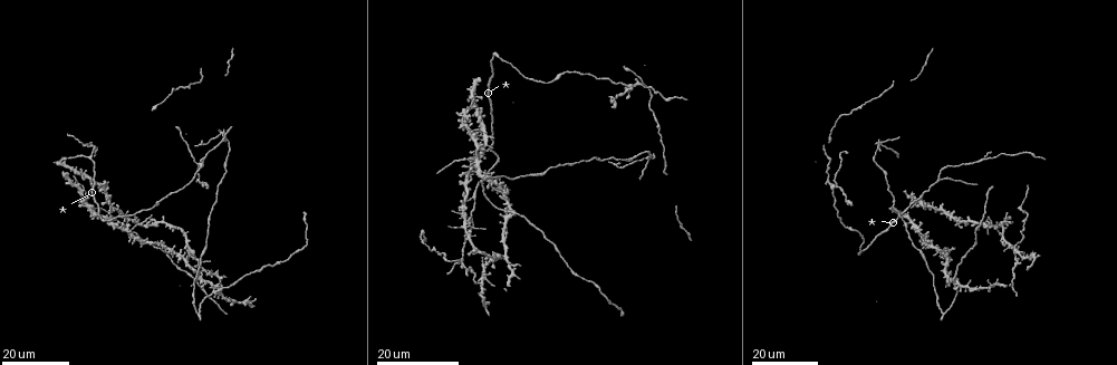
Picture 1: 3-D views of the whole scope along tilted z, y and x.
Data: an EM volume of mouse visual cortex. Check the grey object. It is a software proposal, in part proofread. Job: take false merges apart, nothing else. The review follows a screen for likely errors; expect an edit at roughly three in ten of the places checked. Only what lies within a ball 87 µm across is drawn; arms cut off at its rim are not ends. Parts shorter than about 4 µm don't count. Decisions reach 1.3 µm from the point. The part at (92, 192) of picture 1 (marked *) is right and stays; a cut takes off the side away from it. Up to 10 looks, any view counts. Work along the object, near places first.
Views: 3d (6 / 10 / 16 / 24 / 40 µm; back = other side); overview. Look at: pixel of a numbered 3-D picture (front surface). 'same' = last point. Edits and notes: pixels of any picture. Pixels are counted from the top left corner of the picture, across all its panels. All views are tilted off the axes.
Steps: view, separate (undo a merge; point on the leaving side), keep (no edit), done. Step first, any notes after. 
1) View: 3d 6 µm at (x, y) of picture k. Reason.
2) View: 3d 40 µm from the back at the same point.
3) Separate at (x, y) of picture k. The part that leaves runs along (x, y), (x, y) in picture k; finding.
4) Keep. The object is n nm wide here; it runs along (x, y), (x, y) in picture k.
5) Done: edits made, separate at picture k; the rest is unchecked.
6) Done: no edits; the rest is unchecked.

View: 3d 16 µm at (979, 161) of picture 1. Arms part here.

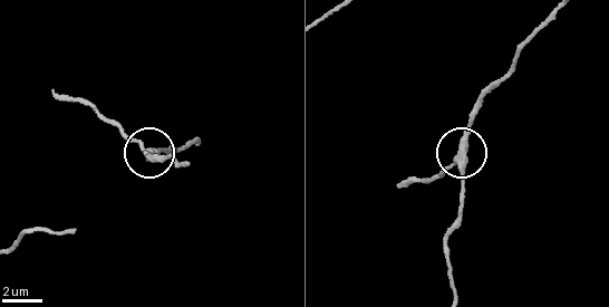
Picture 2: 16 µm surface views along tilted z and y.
View: 3d 6 µm at (459, 161) of picture 2.

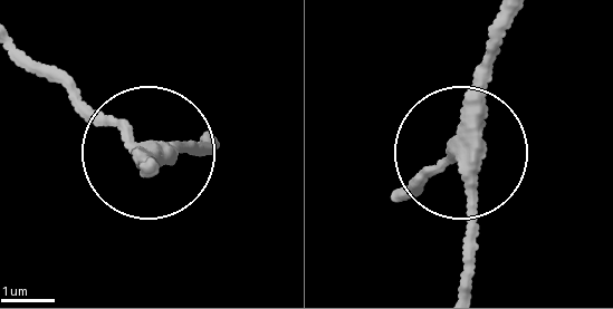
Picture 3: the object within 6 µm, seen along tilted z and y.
View: 3d 6 µm from the back at (456, 150) of picture 3. From behind.

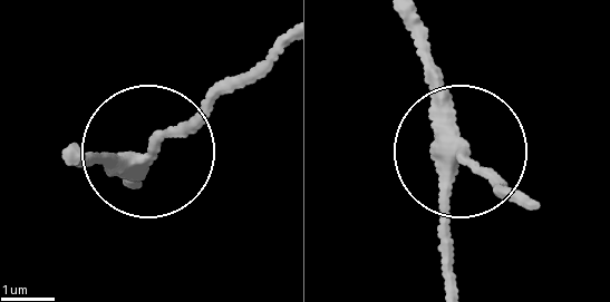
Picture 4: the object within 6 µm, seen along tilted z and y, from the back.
Keep. The side arm is 7 µm long; it runs along (407, 17), (455, 138), (506, 188) in picture 4; continuous, no second neuron.

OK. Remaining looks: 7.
View: 3d 24 µm at (467, 226) of picture 1. Four or more arms meet.

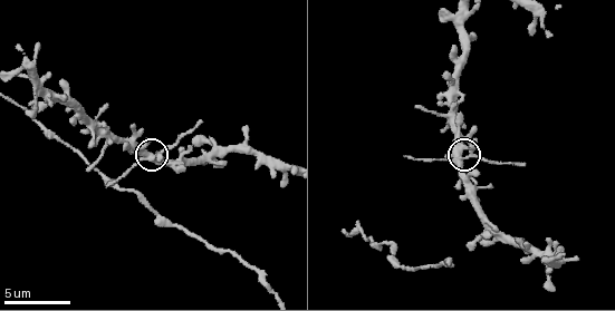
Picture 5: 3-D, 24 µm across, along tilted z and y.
View: 3d 10 µm at (457, 162) of picture 5.

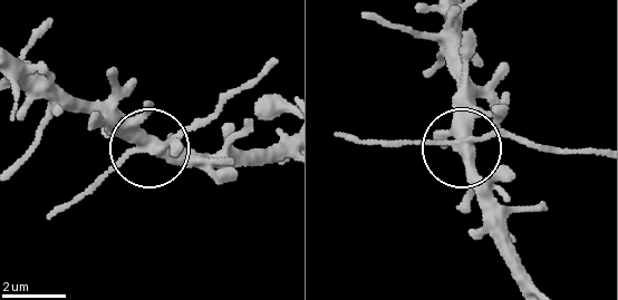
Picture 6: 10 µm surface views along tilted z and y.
Separate at (176, 145) of picture 6. The part that leaves runs along (157, 142), (209, 119), (273, 63) in picture 6; two neurons meet here.

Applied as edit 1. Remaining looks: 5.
View: overview.

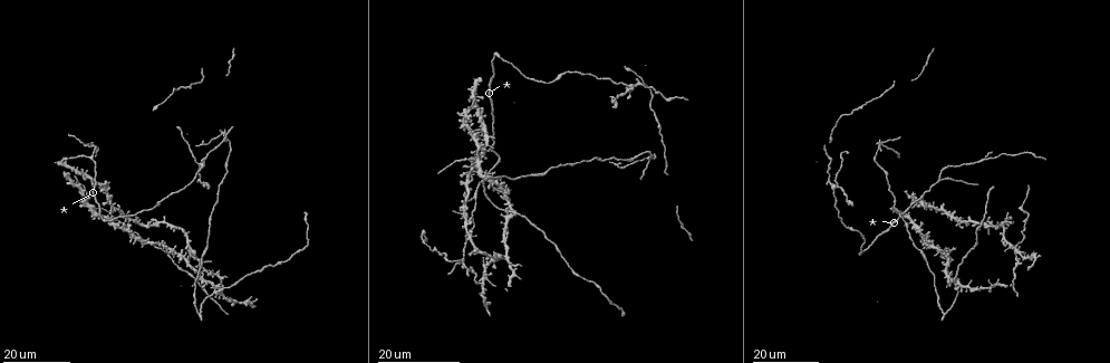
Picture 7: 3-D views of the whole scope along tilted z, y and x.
View: 3d 16 µm at (1015, 262) of picture 7. Side arm on a straight run.

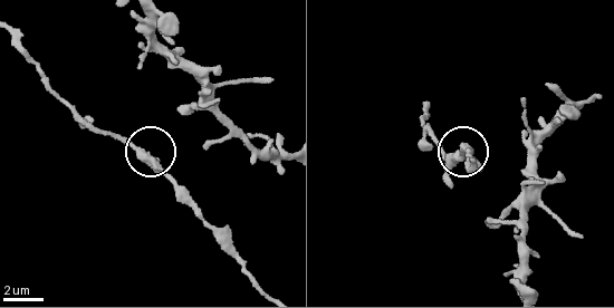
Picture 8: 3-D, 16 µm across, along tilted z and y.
View: 3d 10 µm at (146, 155) of picture 8. Closer look.

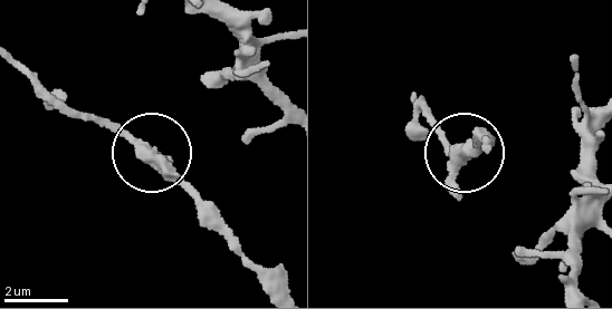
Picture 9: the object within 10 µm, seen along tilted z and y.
Keep. One neuron here.

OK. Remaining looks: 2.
View: 3d 24 µm at (205, 270) of picture 7. Arms part here.

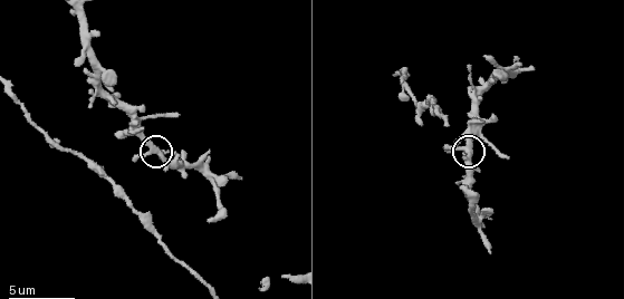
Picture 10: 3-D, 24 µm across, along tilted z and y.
View: 3d 10 µm at (150, 153) of picture 10. Closer look.

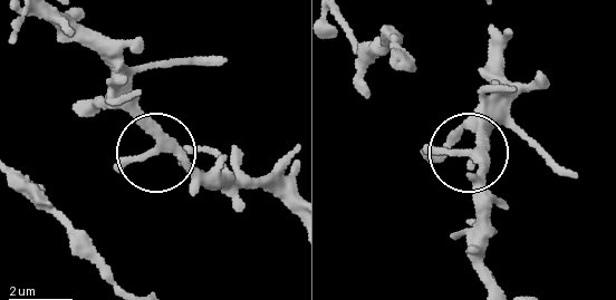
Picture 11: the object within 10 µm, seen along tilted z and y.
Keep. The object is 230 nm wide here; it runs along (60, 17), (116, 77), (154, 148), (217, 183) in picture 11; one neuron here.

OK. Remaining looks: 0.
Done: edits made, separate at picture 6; the rest is unchecked.

